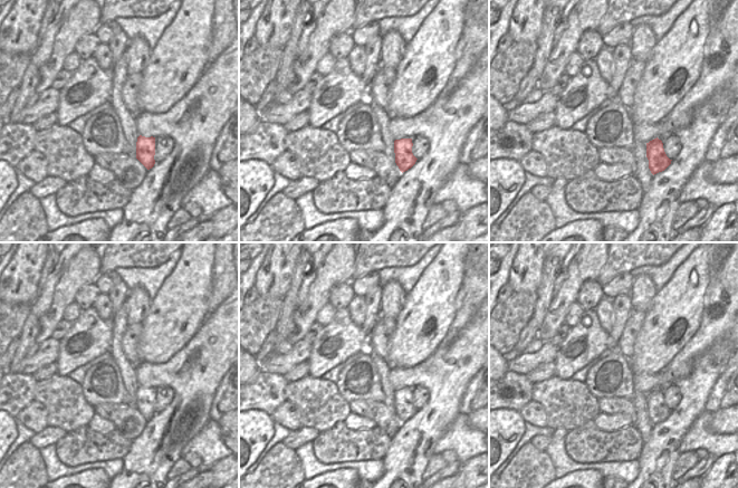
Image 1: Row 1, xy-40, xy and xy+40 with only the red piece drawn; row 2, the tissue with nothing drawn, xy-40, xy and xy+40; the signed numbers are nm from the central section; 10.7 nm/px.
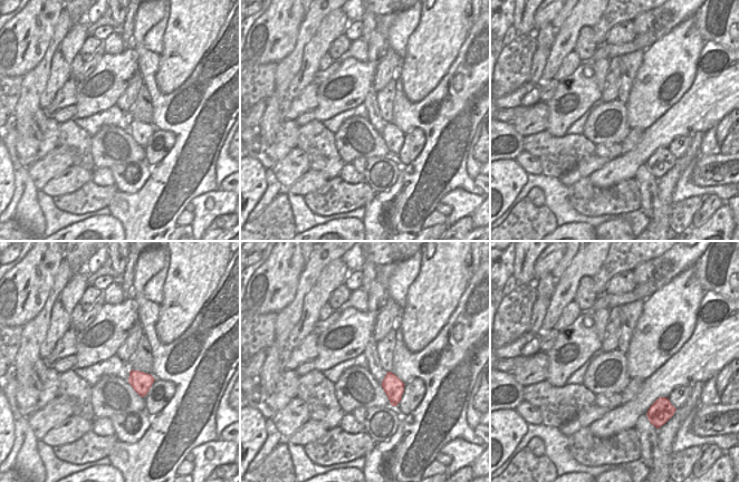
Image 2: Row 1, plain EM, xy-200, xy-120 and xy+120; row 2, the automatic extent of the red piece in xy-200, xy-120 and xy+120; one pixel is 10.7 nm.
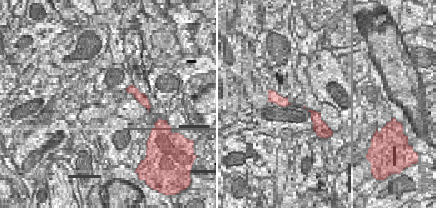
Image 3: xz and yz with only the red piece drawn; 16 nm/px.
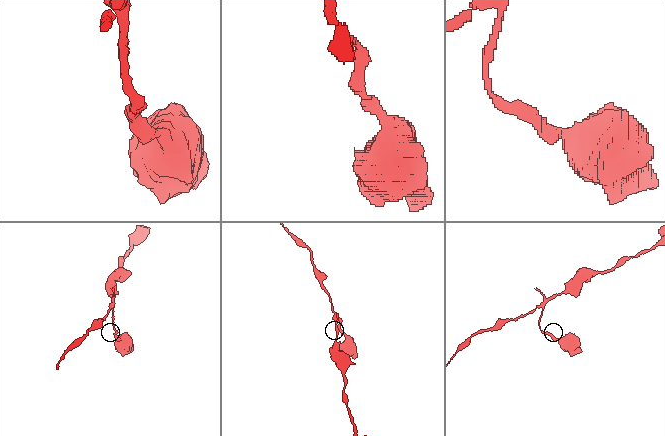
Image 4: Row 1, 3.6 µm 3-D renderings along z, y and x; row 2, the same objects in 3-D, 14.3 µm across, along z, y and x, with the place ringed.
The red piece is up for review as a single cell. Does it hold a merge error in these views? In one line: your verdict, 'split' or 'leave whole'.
leave whole

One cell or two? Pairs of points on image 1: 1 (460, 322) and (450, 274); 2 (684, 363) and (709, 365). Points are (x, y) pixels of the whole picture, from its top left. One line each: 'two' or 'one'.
1: two
2: two

